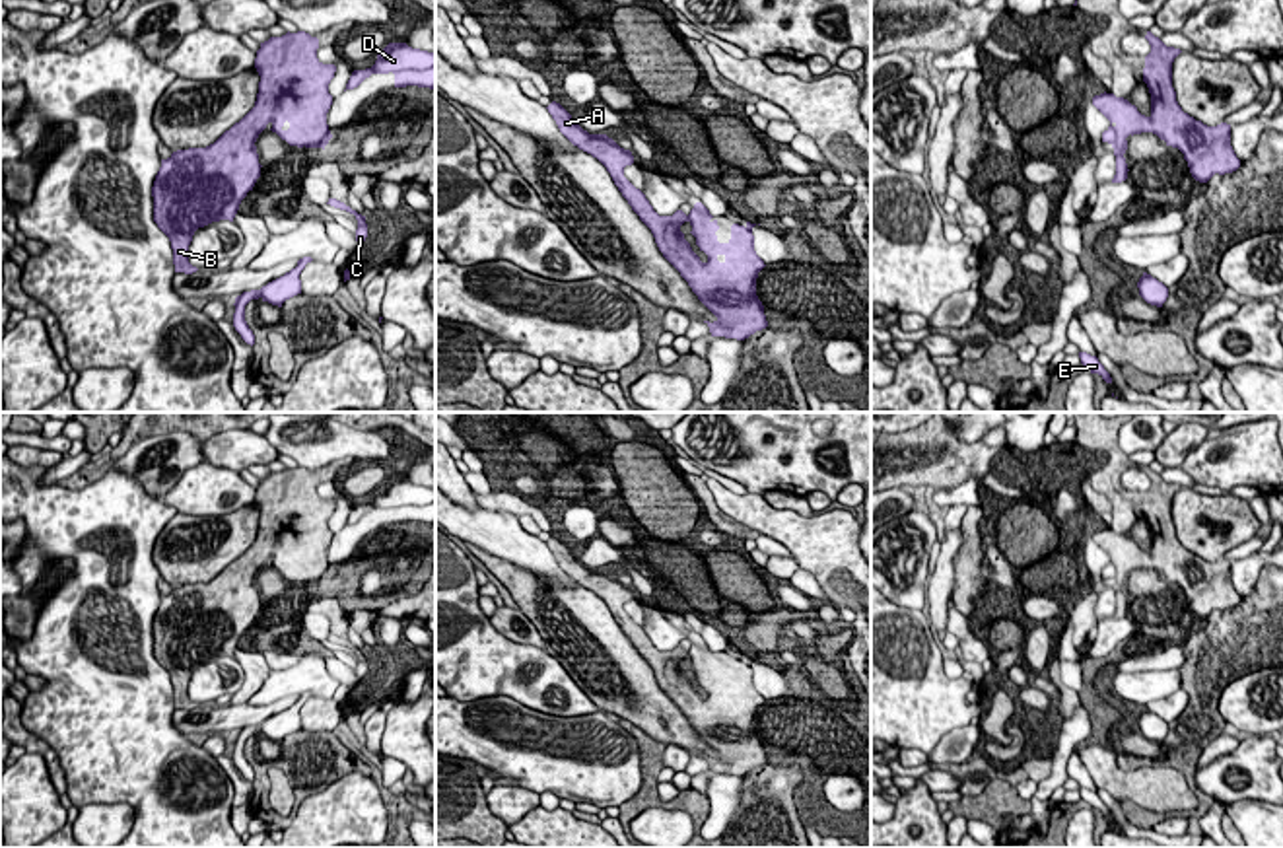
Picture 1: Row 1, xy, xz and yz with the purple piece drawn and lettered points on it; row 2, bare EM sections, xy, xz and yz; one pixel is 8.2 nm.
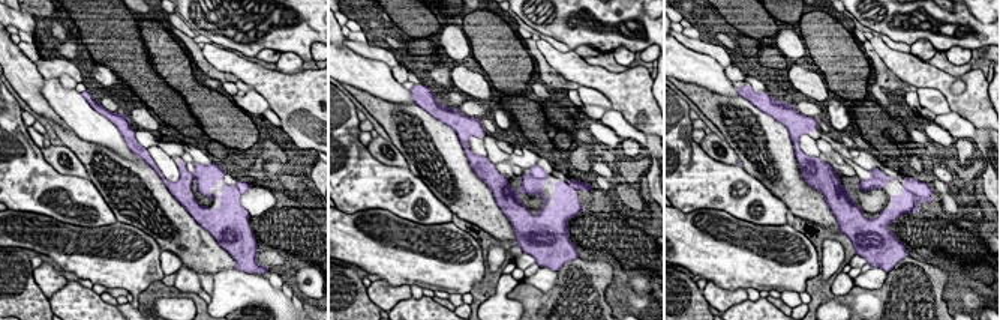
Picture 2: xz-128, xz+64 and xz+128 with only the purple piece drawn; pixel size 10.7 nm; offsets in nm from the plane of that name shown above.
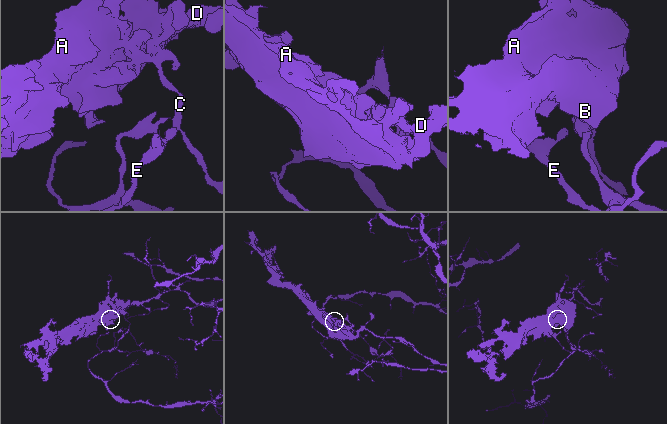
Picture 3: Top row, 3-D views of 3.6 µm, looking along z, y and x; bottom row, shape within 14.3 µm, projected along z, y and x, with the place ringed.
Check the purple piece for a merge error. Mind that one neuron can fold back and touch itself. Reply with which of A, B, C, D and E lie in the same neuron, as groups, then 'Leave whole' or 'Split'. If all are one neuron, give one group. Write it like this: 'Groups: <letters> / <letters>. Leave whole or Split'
Groups: A B / C D E. Split

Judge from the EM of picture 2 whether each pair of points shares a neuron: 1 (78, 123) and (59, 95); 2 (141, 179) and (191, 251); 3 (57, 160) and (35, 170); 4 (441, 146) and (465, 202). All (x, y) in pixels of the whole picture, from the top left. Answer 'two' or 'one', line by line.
1: one
2: one
3: two
4: one

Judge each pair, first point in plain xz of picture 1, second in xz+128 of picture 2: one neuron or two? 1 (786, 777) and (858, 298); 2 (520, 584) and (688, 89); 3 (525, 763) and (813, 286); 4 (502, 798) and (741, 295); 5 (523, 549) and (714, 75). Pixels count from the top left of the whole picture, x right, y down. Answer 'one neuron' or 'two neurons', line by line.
1: one neuron
2: one neuron
3: two neurons
4: one neuron
5: one neuron

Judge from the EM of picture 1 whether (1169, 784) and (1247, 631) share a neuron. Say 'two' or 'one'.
two

